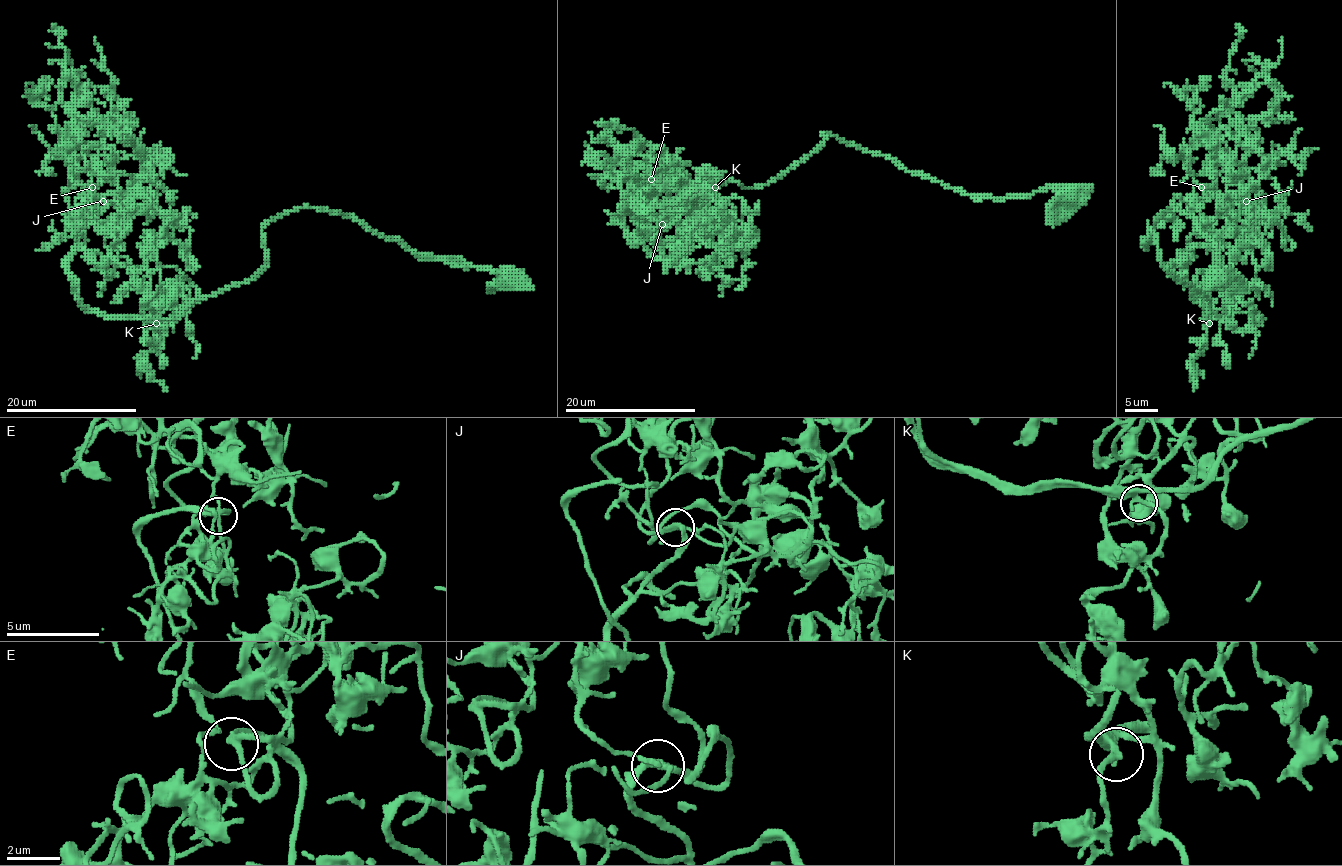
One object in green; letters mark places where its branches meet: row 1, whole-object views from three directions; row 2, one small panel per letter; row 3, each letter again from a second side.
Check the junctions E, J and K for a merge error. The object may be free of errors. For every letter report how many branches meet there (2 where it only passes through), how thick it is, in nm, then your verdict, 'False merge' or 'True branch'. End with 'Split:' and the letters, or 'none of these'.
E: Branches: 3. Thickness 200 nm. True branch
J: Branches: 3. Thickness 220 nm. True branch
K: Branches: 3. Thickness 260 nm. True branch
Split: none of these

